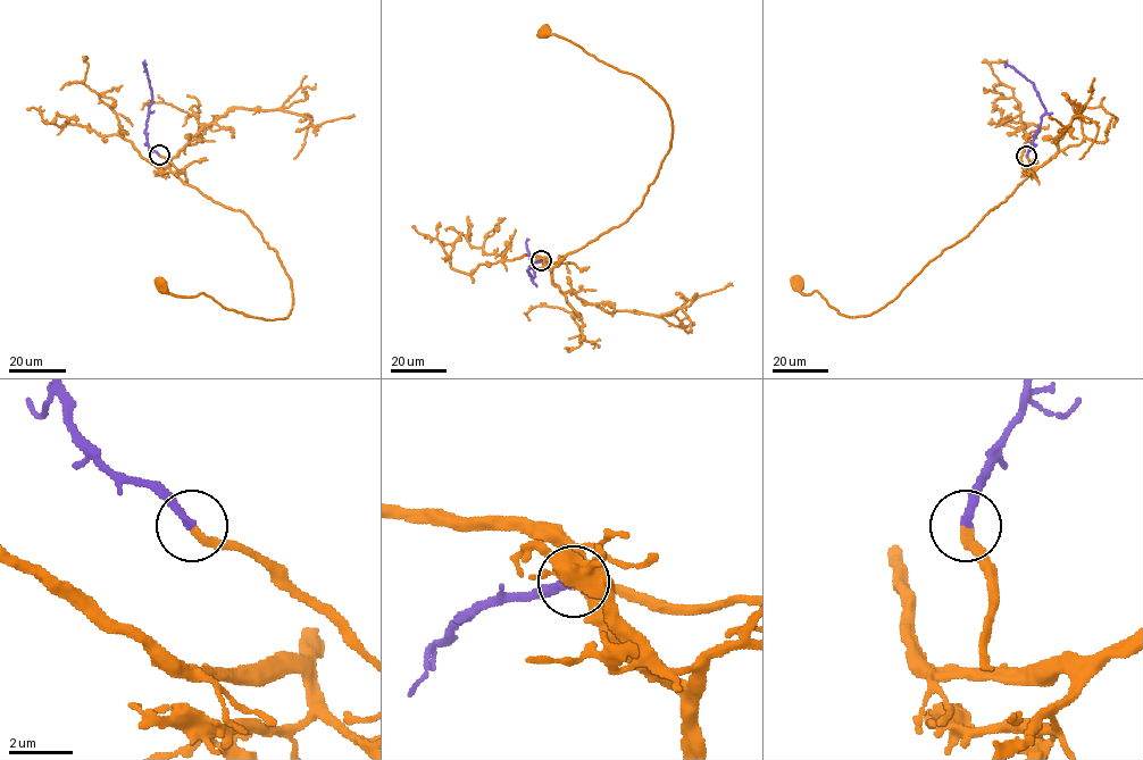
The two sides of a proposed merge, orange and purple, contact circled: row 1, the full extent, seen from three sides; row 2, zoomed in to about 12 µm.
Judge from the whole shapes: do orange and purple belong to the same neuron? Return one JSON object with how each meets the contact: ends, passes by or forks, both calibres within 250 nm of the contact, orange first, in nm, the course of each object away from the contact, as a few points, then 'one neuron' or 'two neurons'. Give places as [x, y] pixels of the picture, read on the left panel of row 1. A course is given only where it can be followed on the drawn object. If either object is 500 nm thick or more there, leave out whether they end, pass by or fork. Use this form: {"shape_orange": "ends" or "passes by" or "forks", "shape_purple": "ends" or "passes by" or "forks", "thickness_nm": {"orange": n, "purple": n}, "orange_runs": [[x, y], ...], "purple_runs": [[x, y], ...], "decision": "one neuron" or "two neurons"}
{"shape_orange": "ends", "shape_purple": "ends", "thickness_nm": {"orange": 280, "purple": 260}, "orange_runs": [[158, 155], [186, 184], [249, 217], [290, 280], [292, 308], [264, 319], [161, 285]], "purple_runs": [[158, 155], [149, 147], [145, 131], [152, 101], [144, 60]], "decision": "one neuron"}

